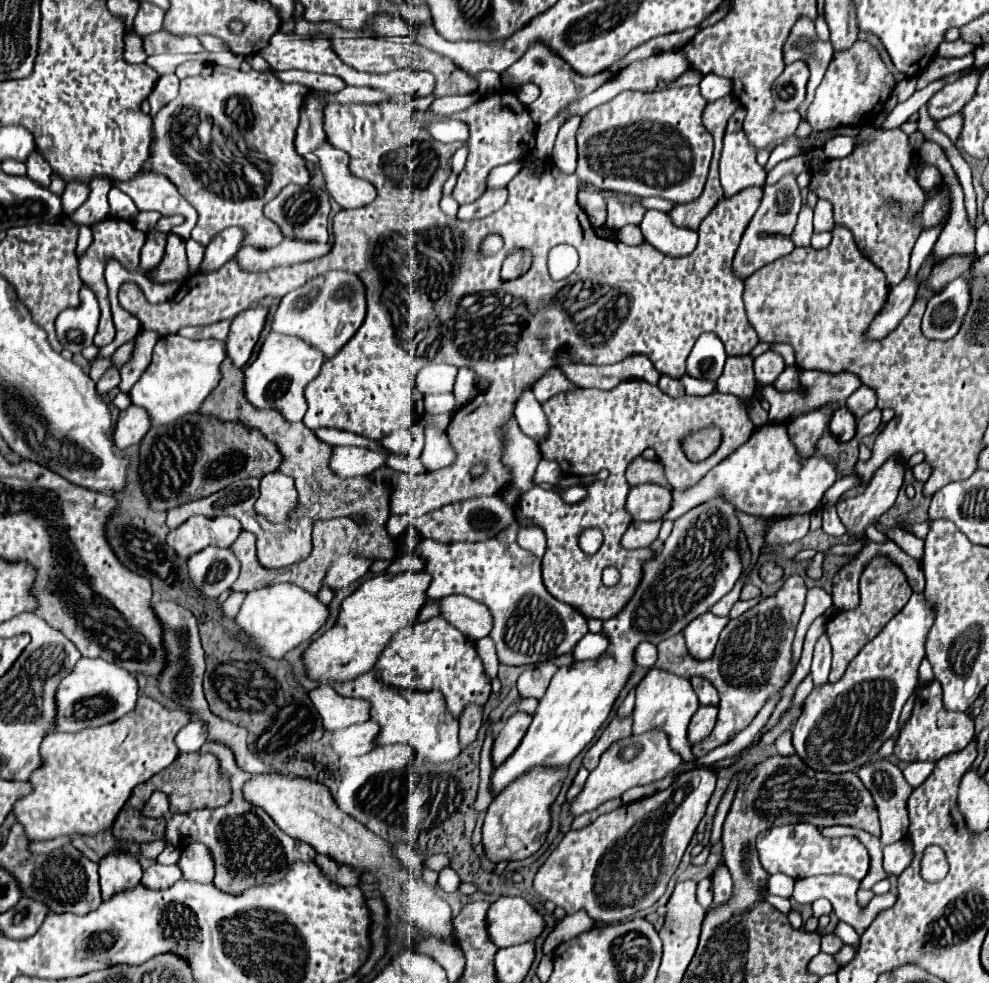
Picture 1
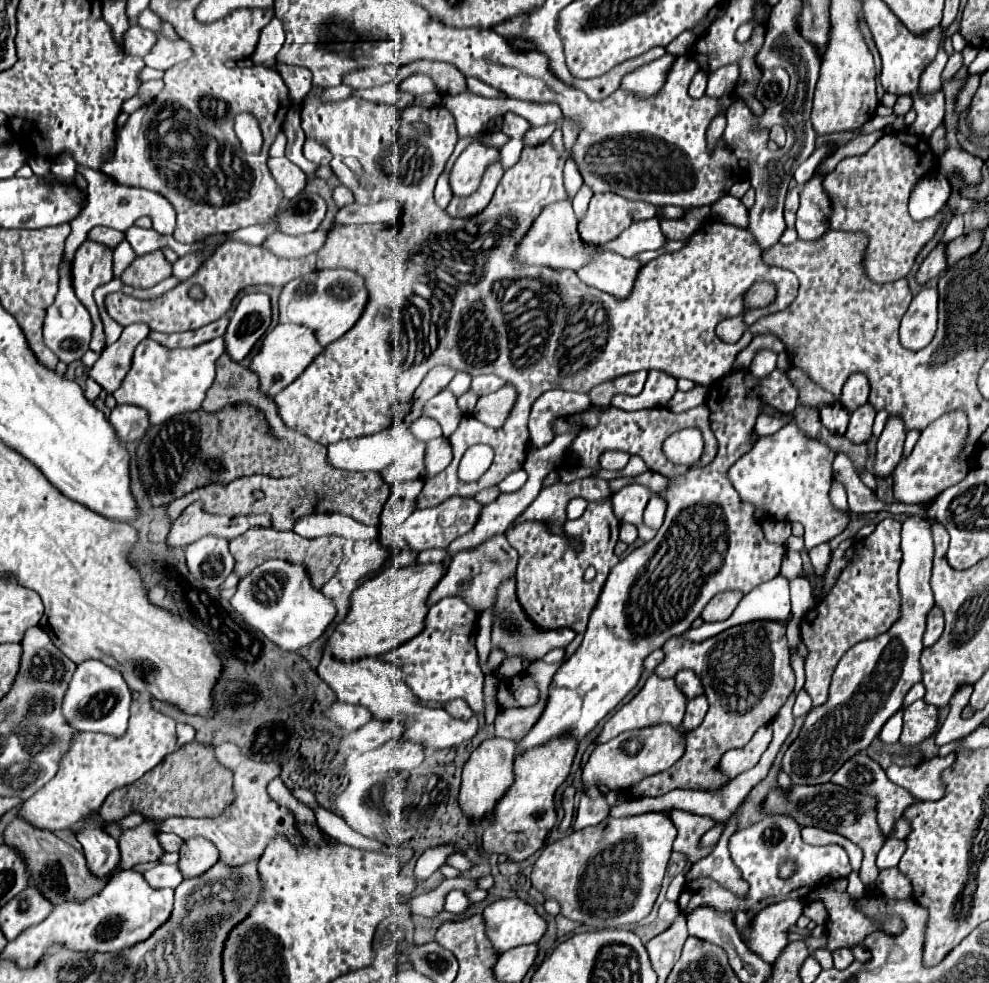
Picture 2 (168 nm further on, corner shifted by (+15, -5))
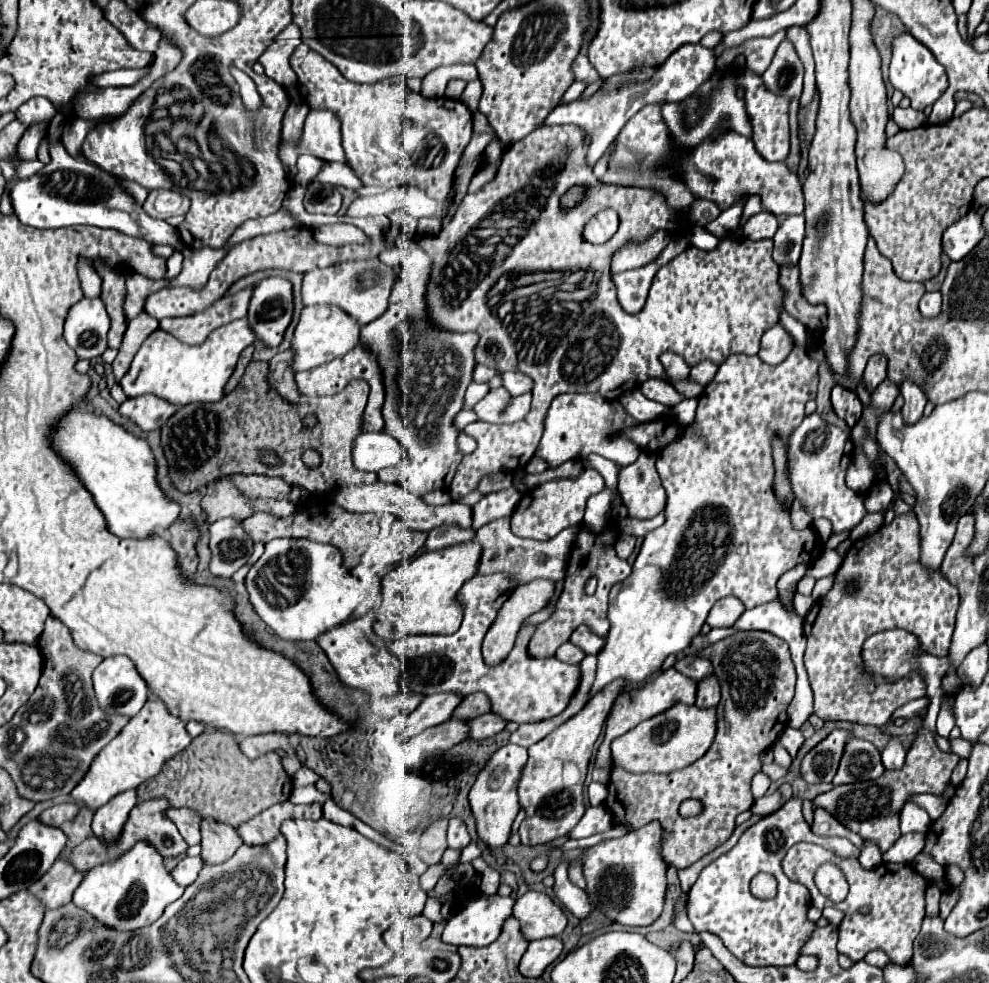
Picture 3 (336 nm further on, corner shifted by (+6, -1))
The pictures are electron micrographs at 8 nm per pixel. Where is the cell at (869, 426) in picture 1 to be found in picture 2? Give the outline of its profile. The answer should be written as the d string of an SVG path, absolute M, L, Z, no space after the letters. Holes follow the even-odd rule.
M869 403L857 407L851 413L851 421L849 421L845 437L855 445L867 443L869 437L873 435L873 419L875 419L875 415L877 415L877 411L873 407L869 407Z

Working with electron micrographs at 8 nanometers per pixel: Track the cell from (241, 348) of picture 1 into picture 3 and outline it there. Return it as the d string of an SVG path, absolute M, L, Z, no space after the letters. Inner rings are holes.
M282 277L260 281L250 299L248 325L266 347L278 347L292 319L292 285Z

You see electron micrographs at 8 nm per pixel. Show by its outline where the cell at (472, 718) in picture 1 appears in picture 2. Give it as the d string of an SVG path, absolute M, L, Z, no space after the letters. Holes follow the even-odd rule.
M455 699L455 701L449 701L449 703L445 703L445 705L439 705L439 703L421 703L421 705L425 705L425 707L441 707L441 709L445 709L451 717L463 719L463 721L471 719L471 715L473 715L471 707L469 707L463 699Z

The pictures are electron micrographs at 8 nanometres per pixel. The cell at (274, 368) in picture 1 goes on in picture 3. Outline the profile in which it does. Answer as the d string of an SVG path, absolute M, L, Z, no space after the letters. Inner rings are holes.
M304 307L292 337L292 347L290 347L292 369L294 373L308 371L336 357L342 357L356 347L358 339L360 339L360 327L344 311L338 311L338 307Z

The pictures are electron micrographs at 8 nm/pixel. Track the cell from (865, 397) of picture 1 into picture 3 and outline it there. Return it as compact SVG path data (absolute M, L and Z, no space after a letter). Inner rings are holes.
M872 355L864 369L862 385L866 391L872 393L884 379L886 379L886 359L882 359L882 355Z

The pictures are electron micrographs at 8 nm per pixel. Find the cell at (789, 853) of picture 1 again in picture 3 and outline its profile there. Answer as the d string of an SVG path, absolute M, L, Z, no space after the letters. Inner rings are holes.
M790 799L778 811L766 815L748 827L732 851L712 861L688 891L688 919L696 931L718 935L724 945L746 965L794 965L802 943L816 927L806 919L810 893L802 883L790 881L780 867L786 849L794 841L822 845L842 859L858 859L860 849L844 837L818 837L802 817L802 799ZM758 873L772 873L778 881L778 895L770 901L756 899L750 893L750 881Z

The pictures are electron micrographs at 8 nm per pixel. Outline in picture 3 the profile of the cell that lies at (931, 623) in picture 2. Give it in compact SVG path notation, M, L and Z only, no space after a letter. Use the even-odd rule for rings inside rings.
M914 513L894 517L892 523L858 539L848 549L836 573L834 587L804 617L804 635L808 639L804 663L814 691L814 713L824 721L842 719L882 727L898 707L926 695L924 681L918 673L888 683L882 677L864 675L860 669L862 643L878 631L896 627L914 633L924 651L936 657L946 655L956 621L958 591L950 583L946 585L940 571L922 569L918 555L920 539Z

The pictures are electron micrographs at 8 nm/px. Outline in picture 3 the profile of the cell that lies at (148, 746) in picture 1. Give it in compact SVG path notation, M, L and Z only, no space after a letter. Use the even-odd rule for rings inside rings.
M150 699L142 707L142 711L136 717L132 717L122 727L122 731L92 759L90 769L70 791L70 797L80 807L96 811L114 795L126 789L136 789L140 783L158 775L164 761L186 749L190 741L192 737L186 733L186 723L168 713L166 705L160 699Z

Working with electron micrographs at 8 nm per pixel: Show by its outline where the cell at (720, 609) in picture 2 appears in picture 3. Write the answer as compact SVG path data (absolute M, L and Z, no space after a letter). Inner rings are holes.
M734 595L720 599L712 609L706 619L710 627L732 627L736 619L744 613L744 603L738 601Z

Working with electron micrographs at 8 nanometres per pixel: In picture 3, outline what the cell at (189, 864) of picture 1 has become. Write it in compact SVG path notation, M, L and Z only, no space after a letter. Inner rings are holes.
M204 819L200 823L200 833L202 833L200 857L204 859L206 865L218 865L228 861L242 845L242 839L238 839L238 833L234 831L234 827L216 823L214 819Z

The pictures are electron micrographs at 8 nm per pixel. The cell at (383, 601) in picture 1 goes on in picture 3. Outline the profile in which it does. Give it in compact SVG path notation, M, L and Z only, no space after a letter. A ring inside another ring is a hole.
M460 543L438 551L424 551L410 563L402 563L382 579L382 597L376 605L374 633L392 643L408 635L430 635L430 633L454 633L462 621L462 609L456 605L454 595L458 587L476 573L482 547L478 543Z

